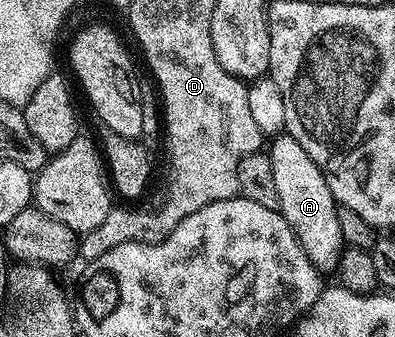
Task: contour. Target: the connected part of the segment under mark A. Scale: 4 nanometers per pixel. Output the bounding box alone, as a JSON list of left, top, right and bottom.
[267,134,346,274]

